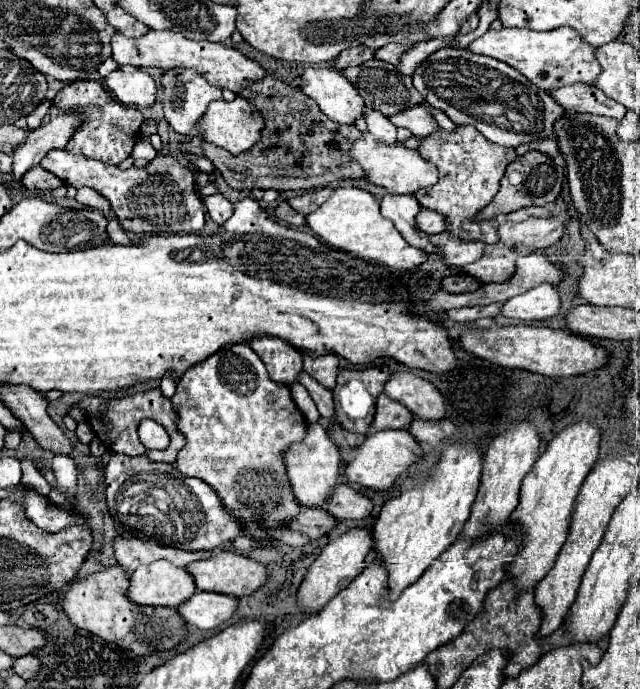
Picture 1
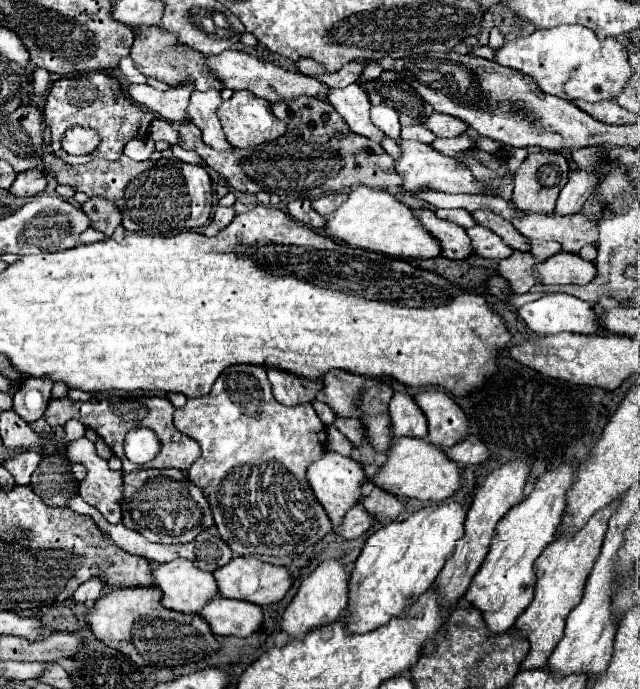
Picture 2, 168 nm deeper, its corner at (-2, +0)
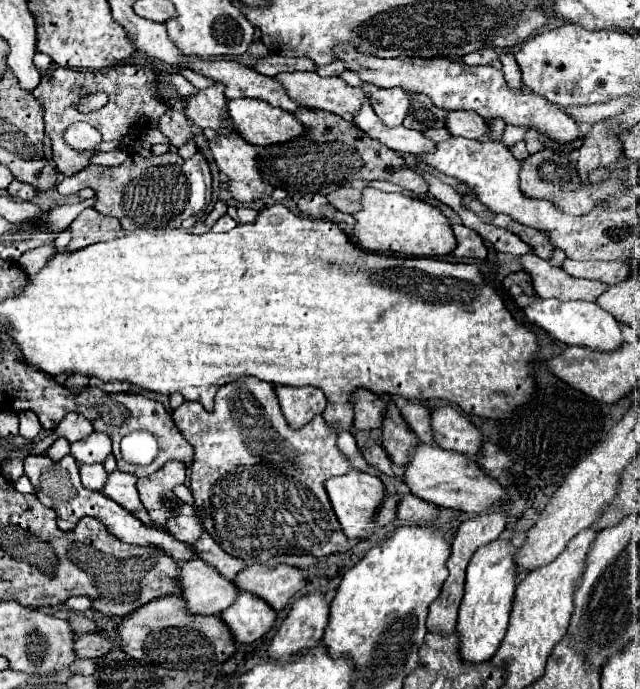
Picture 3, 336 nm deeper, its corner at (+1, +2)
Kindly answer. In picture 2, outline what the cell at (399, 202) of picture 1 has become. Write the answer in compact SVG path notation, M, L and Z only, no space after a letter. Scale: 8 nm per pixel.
M415 210L415 216L421 220L421 224L441 242L441 254L449 260L465 260L473 254L473 246L469 236L465 234L465 228L441 220L431 210Z

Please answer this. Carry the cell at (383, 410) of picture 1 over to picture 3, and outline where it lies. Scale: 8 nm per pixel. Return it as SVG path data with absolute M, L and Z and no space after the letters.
M408 402L406 406L402 406L400 412L402 412L402 418L406 420L406 424L412 428L412 432L418 436L418 440L424 444L432 444L430 410L426 408L426 412L424 412L424 404L420 404L420 402Z

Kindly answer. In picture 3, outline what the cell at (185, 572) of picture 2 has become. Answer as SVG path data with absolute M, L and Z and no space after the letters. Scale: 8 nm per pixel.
M200 558L178 562L176 584L190 614L220 614L238 596L236 586Z

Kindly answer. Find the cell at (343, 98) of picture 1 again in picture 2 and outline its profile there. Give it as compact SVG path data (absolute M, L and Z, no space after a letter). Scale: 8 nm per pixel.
M349 84L343 90L329 90L327 94L329 104L343 116L343 120L347 120L349 128L359 134L359 136L367 136L373 142L381 144L387 136L383 132L379 132L379 128L371 122L369 116L369 98L365 94L365 90L359 84Z

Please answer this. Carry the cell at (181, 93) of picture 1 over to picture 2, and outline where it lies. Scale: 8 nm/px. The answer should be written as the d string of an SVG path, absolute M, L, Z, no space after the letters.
M217 90L207 92L193 92L191 102L187 108L189 122L193 122L203 132L203 142L209 144L213 150L219 152L231 152L231 144L227 144L227 138L223 134L217 108L221 106L221 94Z

